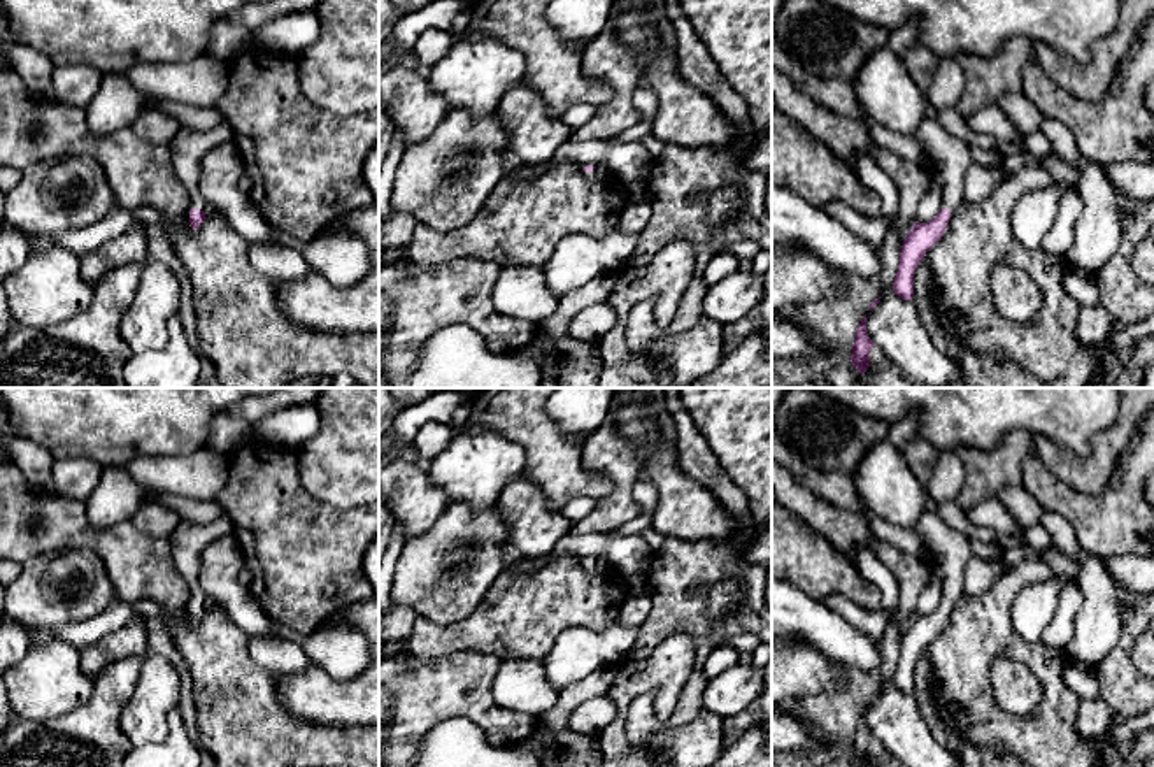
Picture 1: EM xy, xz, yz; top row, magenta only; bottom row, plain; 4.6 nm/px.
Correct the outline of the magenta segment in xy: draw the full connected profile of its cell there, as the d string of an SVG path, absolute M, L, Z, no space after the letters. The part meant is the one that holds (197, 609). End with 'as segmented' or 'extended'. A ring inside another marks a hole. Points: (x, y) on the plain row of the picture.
M228 514L209 525L195 525L181 520L168 537L174 563L191 591L189 618L198 623L205 611L205 599L200 591L198 572L205 548L221 535L233 534L233 523Z; extended

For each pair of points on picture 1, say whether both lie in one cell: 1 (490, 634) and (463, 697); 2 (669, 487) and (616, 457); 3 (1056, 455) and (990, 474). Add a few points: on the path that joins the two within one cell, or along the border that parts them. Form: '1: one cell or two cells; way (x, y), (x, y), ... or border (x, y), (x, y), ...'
1: two cells; border (441, 657), (481, 652), (500, 660)
2: two cells; border (660, 434), (644, 458), (639, 478)
3: two cells; border (1030, 436), (1033, 451)

